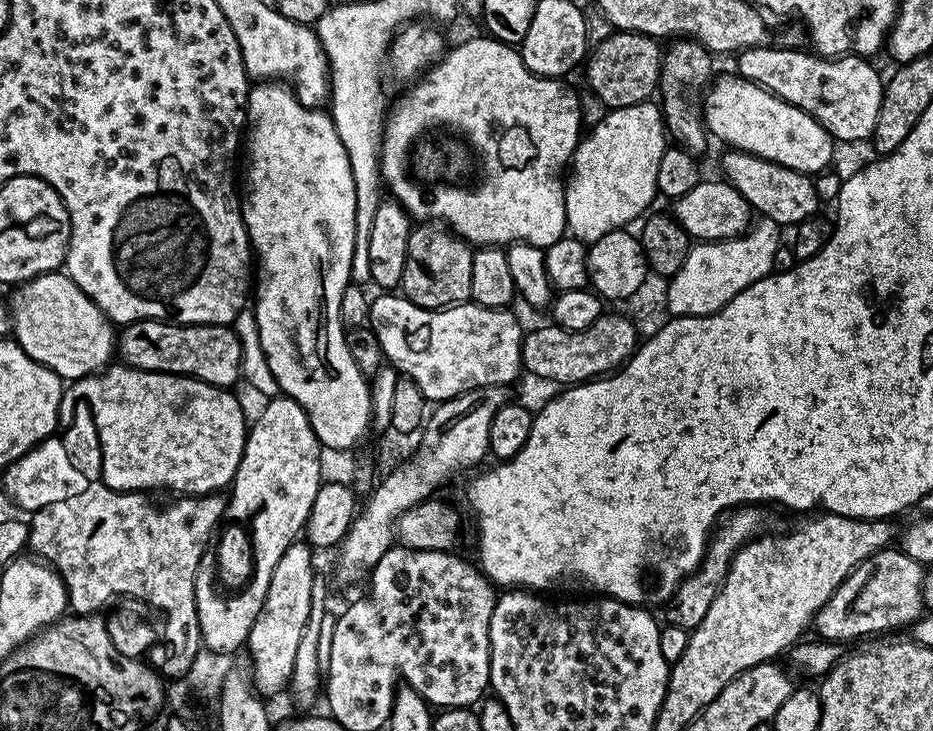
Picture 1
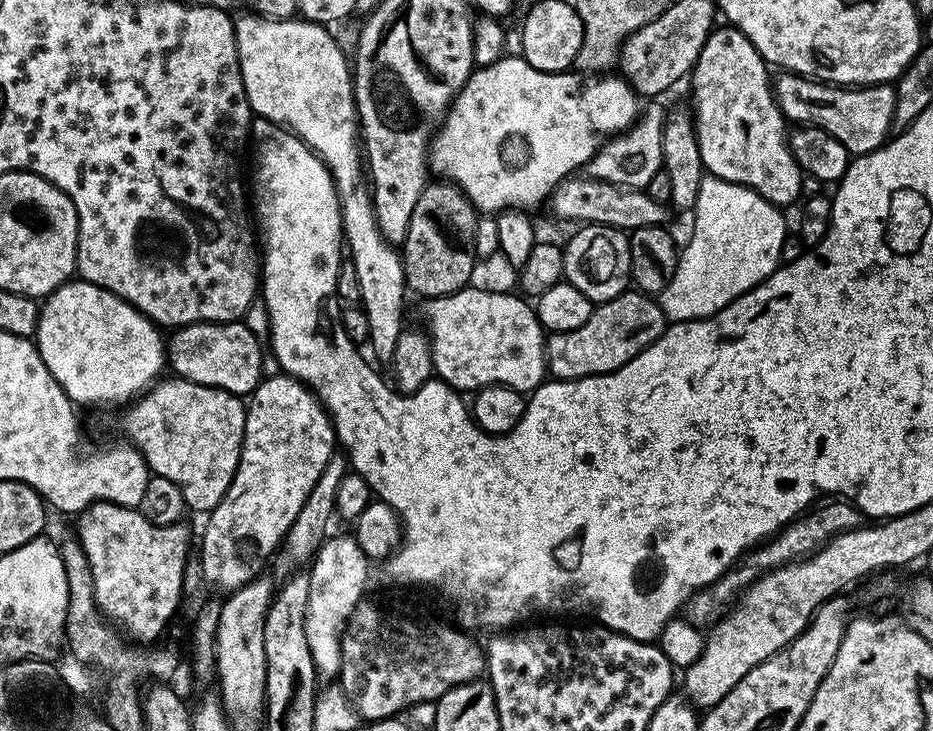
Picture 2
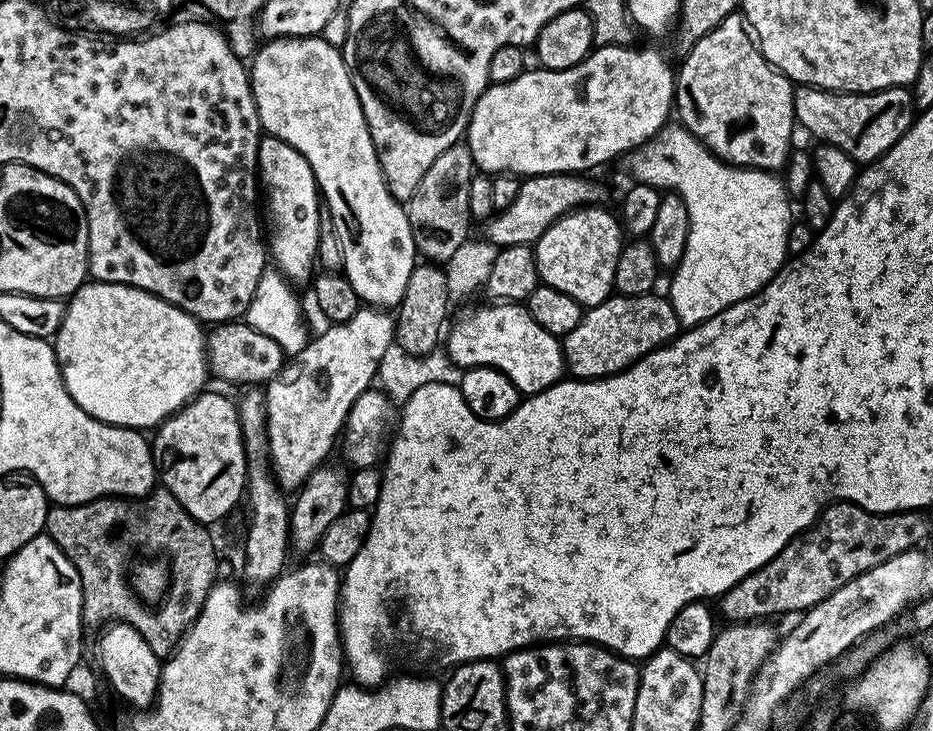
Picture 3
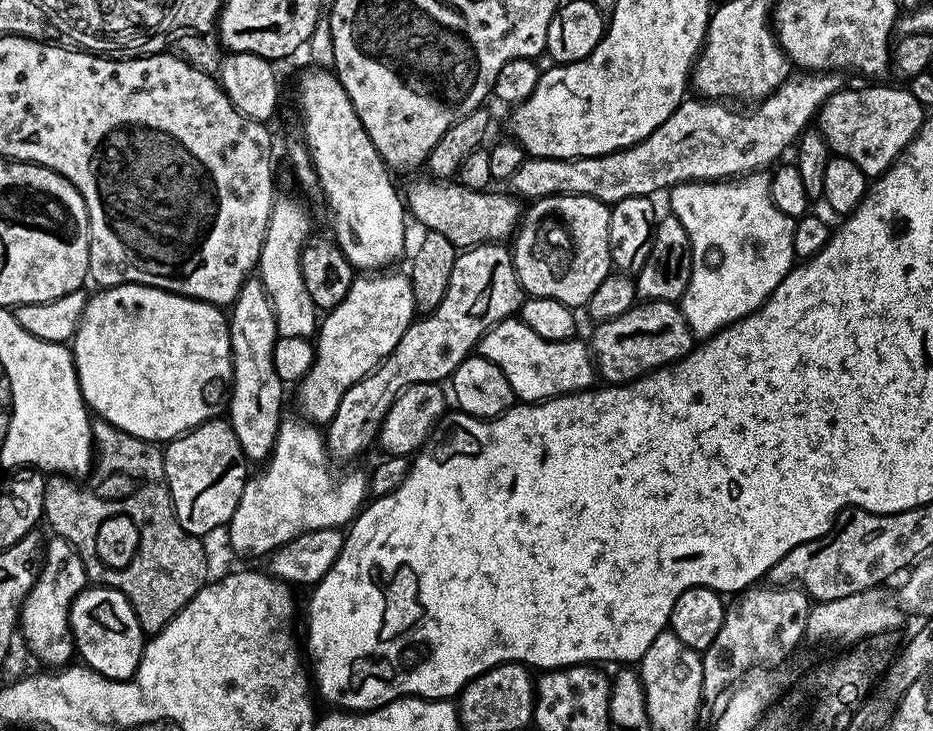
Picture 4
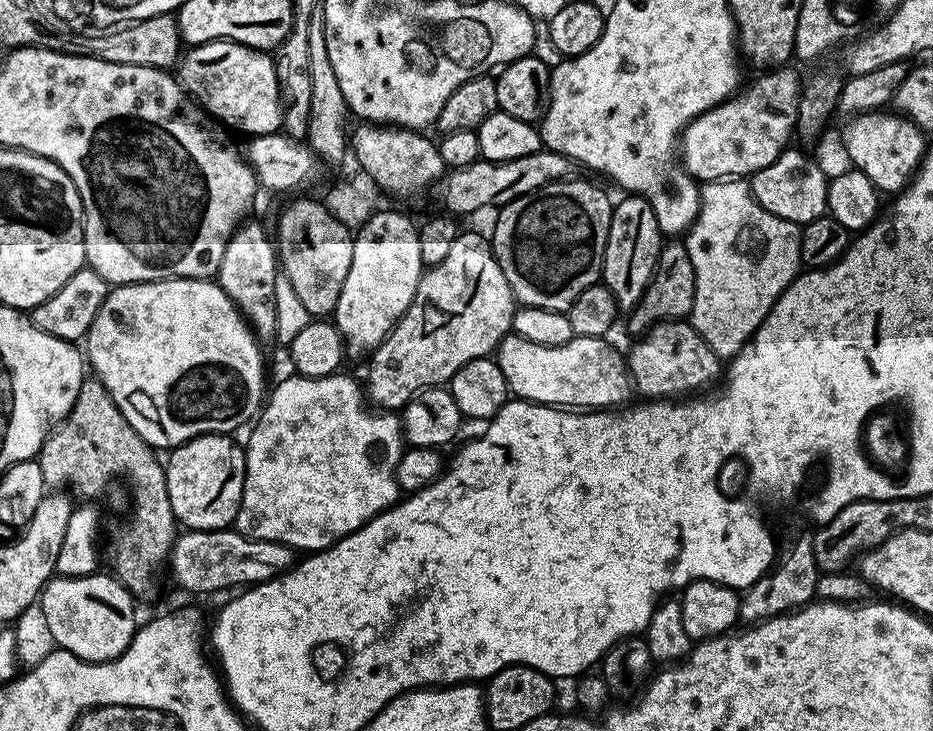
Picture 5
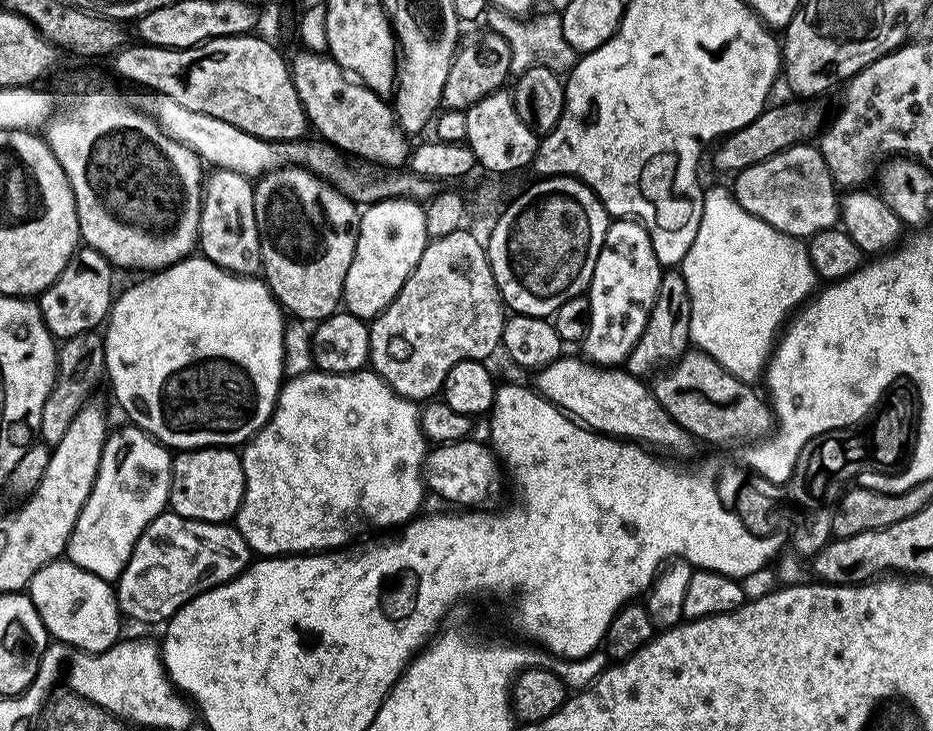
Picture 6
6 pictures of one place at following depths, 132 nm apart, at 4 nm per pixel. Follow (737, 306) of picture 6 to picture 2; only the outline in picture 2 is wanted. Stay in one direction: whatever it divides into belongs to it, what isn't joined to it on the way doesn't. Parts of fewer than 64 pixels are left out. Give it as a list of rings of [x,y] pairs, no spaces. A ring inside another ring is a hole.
[[[658,102],[649,103],[641,111],[640,117],[628,129],[605,141],[603,147],[596,152],[586,165],[587,175],[591,179],[610,181],[615,184],[630,185],[633,188],[646,188],[654,174],[661,171],[663,160],[661,158],[661,134],[664,129],[666,115]],[[705,175],[694,209],[696,217],[692,220],[692,237],[679,253],[674,278],[670,278],[670,282],[658,296],[658,303],[665,317],[675,322],[713,316],[781,267],[782,242],[789,235],[790,228],[784,225],[784,216],[780,212],[783,211],[777,205],[762,198],[762,194],[758,194],[753,188],[726,182],[717,176]]]

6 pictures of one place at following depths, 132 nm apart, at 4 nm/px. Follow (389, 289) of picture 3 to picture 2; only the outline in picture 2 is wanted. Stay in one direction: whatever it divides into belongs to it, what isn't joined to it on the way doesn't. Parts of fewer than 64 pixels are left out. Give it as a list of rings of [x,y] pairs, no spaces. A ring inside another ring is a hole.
[[[240,14],[235,17],[236,53],[240,59],[242,82],[246,86],[246,98],[253,113],[259,119],[269,120],[282,128],[296,133],[320,155],[332,172],[332,181],[340,195],[340,213],[344,223],[346,248],[352,251],[350,261],[357,271],[360,301],[366,318],[370,322],[368,339],[380,362],[391,361],[394,348],[404,323],[404,262],[401,253],[380,233],[376,212],[372,209],[372,193],[366,187],[366,172],[362,167],[362,136],[358,131],[356,95],[352,93],[352,68],[336,45],[329,29],[303,18],[269,19],[263,14]]]

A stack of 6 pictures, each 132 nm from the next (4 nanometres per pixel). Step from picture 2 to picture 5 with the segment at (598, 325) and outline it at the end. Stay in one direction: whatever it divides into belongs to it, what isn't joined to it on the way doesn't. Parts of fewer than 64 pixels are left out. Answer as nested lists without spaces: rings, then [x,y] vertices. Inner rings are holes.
[[[687,319],[663,320],[655,324],[650,331],[644,333],[635,341],[636,344],[629,352],[626,352],[626,363],[628,375],[632,378],[632,387],[641,397],[648,400],[671,400],[673,398],[684,398],[689,394],[699,393],[707,384],[715,385],[722,376],[722,360],[710,350],[710,346],[698,334],[698,330],[692,327]]]

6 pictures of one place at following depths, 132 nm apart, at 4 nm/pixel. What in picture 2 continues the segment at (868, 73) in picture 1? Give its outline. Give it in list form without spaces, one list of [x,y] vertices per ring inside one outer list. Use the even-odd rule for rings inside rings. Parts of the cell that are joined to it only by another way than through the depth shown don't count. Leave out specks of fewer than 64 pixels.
[[[780,74],[780,77],[775,77],[774,91],[778,106],[789,121],[797,120],[795,122],[797,125],[826,130],[834,138],[838,138],[838,142],[842,142],[842,146],[846,146],[850,154],[873,152],[875,148],[881,147],[889,139],[892,132],[896,90],[891,83],[873,84],[869,87],[847,87],[821,83],[805,76]]]

